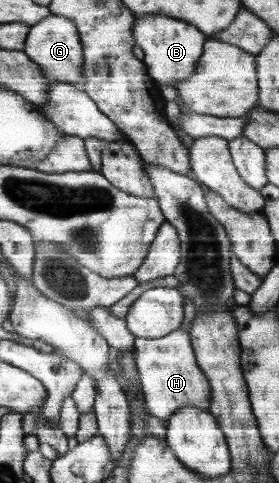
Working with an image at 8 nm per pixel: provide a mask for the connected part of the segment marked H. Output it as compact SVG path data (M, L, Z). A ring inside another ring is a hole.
M183 328L160 338L135 339L133 351L136 355L140 387L145 396L145 406L150 415L162 419L165 428L167 428L167 419L181 408L193 406L209 411L212 400L211 384L196 362L196 352L191 341L190 332Z

